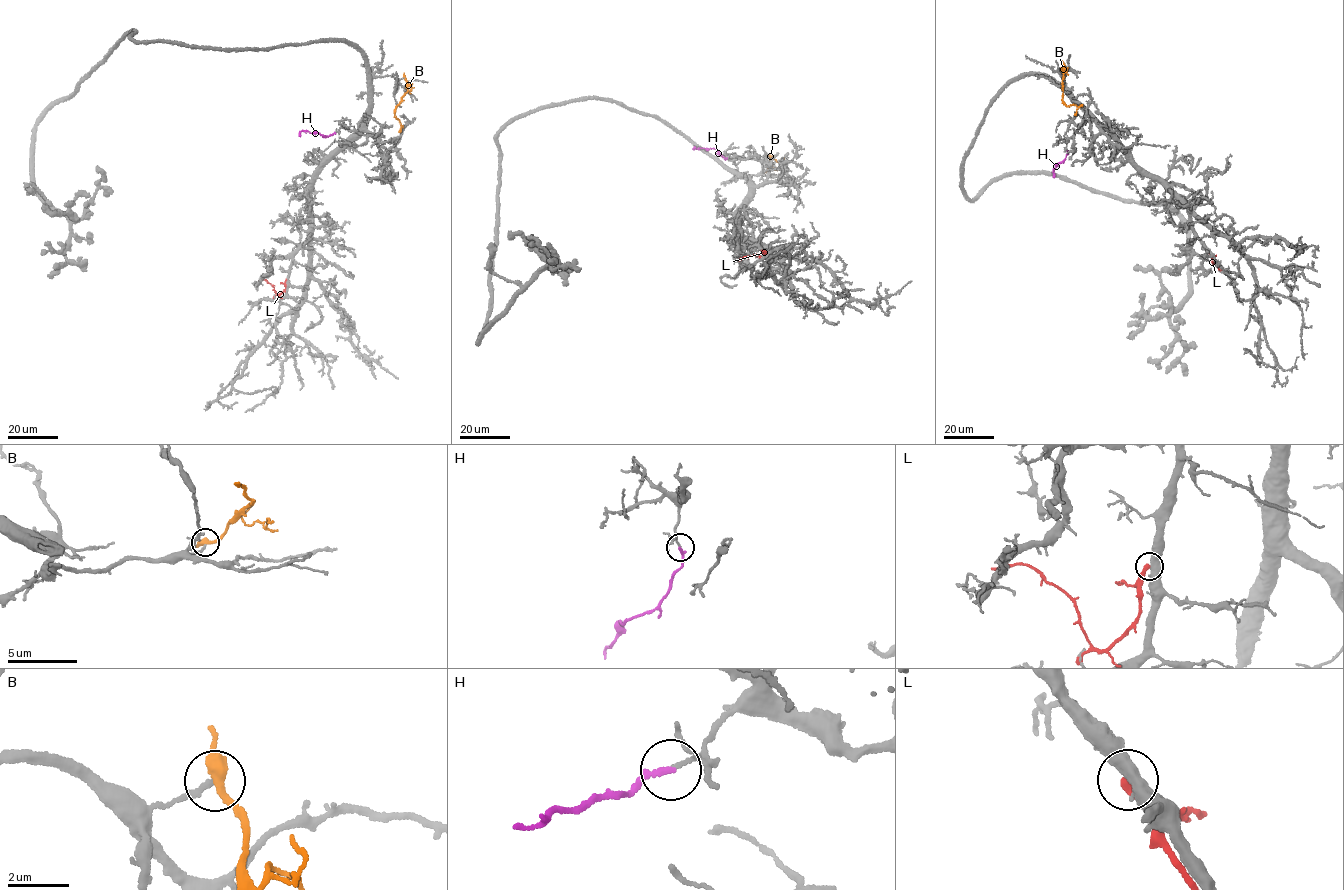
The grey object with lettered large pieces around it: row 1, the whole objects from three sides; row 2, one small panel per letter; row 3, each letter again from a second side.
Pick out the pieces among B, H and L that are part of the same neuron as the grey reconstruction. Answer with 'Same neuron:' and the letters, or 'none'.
Same neuron: none

